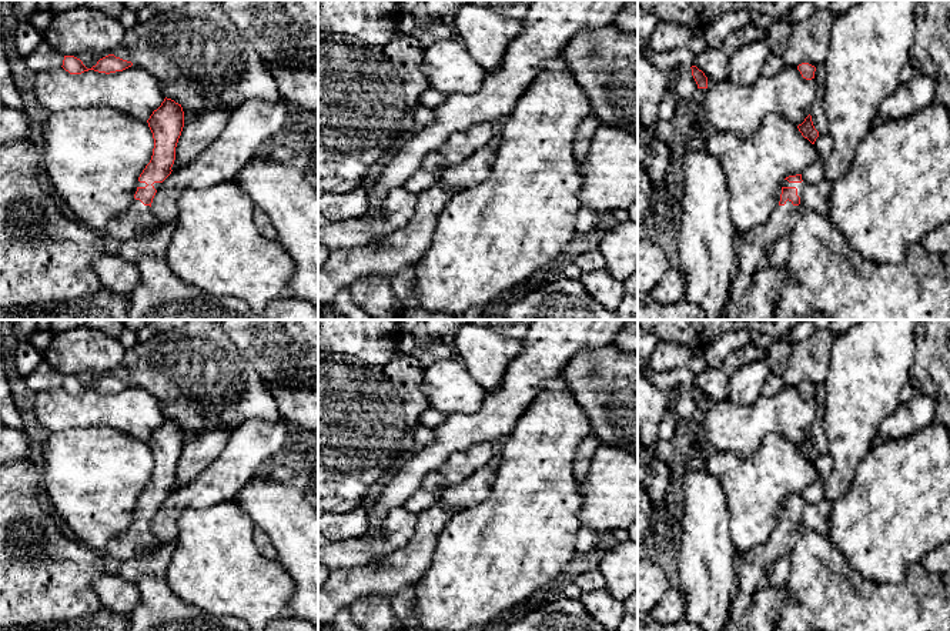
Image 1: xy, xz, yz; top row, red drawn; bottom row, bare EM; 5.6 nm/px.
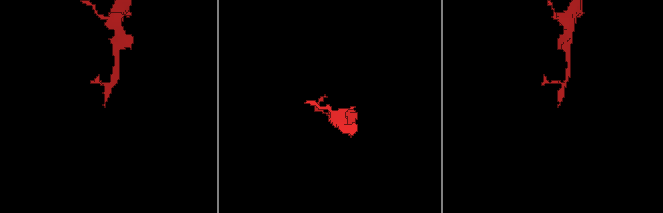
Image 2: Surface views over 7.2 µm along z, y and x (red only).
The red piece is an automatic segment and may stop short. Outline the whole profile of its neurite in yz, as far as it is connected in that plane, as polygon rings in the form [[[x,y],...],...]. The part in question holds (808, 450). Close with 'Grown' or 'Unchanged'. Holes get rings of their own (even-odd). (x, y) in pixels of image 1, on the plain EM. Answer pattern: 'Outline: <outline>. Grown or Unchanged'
Outline: [[[810,434],[805,438],[802,444],[797,445],[797,448],[805,458],[814,464],[816,458],[819,457],[819,451],[814,448]]]. Unchanged

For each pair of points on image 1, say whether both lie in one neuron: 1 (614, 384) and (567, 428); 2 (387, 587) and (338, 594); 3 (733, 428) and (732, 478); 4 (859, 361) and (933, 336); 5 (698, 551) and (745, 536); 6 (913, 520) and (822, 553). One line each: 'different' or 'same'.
1: different
2: same
3: different
4: different
5: different
6: different

